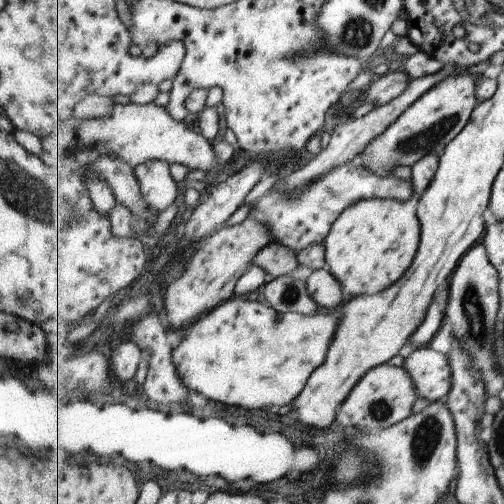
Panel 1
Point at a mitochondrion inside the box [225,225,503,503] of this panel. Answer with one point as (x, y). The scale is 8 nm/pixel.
(428, 434)

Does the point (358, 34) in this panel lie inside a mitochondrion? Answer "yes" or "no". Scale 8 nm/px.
yes

